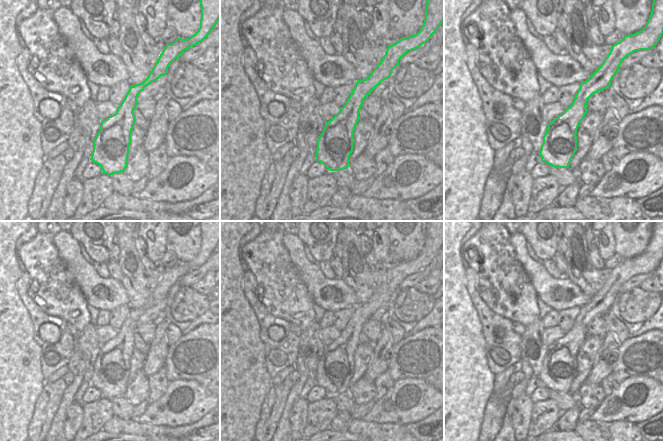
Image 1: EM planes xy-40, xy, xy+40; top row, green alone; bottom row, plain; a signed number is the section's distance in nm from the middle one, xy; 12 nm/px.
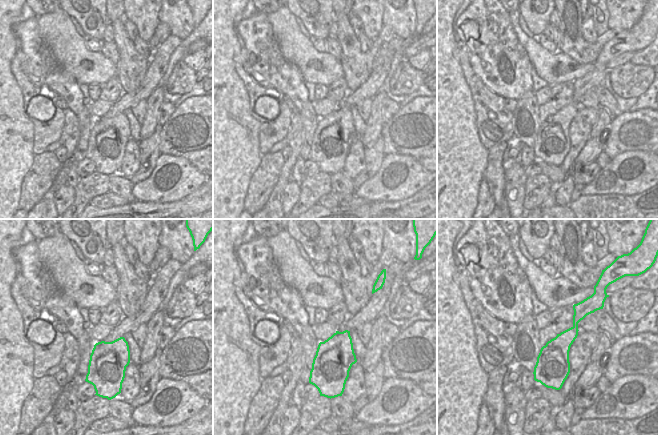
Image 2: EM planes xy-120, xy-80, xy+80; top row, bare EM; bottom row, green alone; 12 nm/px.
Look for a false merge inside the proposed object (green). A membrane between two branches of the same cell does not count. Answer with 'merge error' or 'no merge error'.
merge error

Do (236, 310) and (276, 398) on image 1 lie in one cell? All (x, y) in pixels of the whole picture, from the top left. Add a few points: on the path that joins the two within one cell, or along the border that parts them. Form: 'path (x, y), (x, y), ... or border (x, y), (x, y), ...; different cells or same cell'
border (272, 386), (260, 408); different cells

